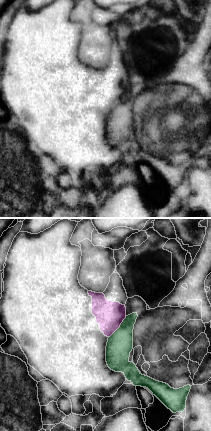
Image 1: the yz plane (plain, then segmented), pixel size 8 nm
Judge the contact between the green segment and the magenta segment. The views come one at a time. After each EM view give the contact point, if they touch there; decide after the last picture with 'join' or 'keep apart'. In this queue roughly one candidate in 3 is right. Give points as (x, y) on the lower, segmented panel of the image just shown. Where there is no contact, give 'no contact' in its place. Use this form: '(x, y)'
(119, 327)

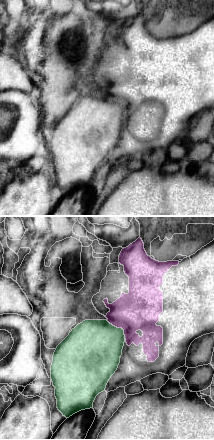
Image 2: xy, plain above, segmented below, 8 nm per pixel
(119, 328)

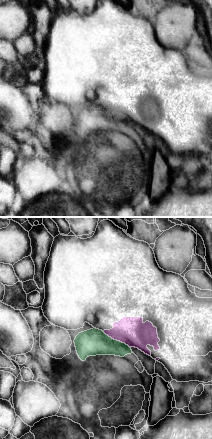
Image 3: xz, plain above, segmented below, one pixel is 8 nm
(116, 340)

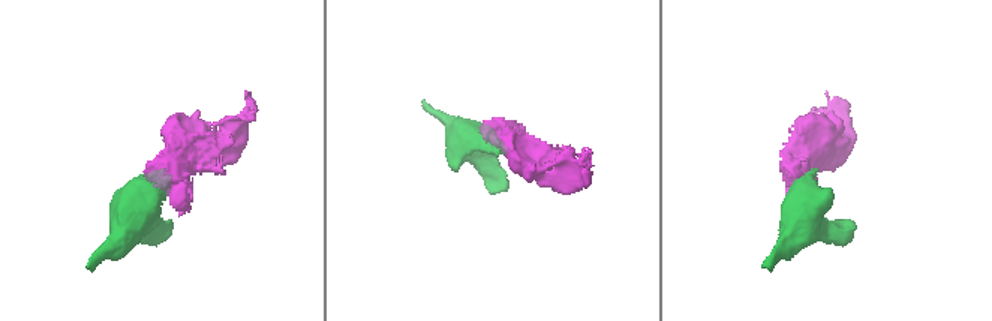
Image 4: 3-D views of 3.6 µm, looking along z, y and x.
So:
keep apart

